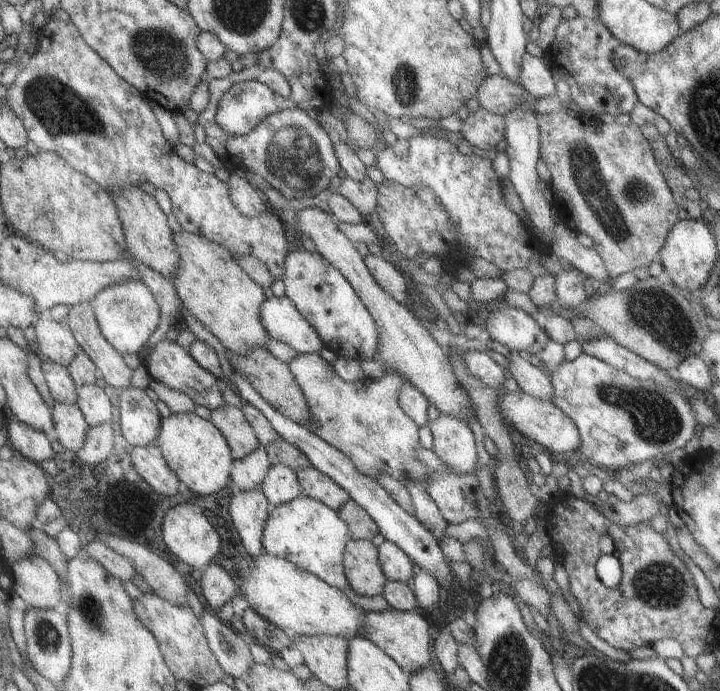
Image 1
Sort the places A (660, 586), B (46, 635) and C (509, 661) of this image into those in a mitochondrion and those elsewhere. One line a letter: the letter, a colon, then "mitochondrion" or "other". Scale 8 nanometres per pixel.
A: mitochondrion
B: mitochondrion
C: mitochondrion

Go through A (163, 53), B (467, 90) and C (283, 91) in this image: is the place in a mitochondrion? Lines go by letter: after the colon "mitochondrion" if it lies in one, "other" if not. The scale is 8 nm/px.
A: mitochondrion
B: other
C: other

